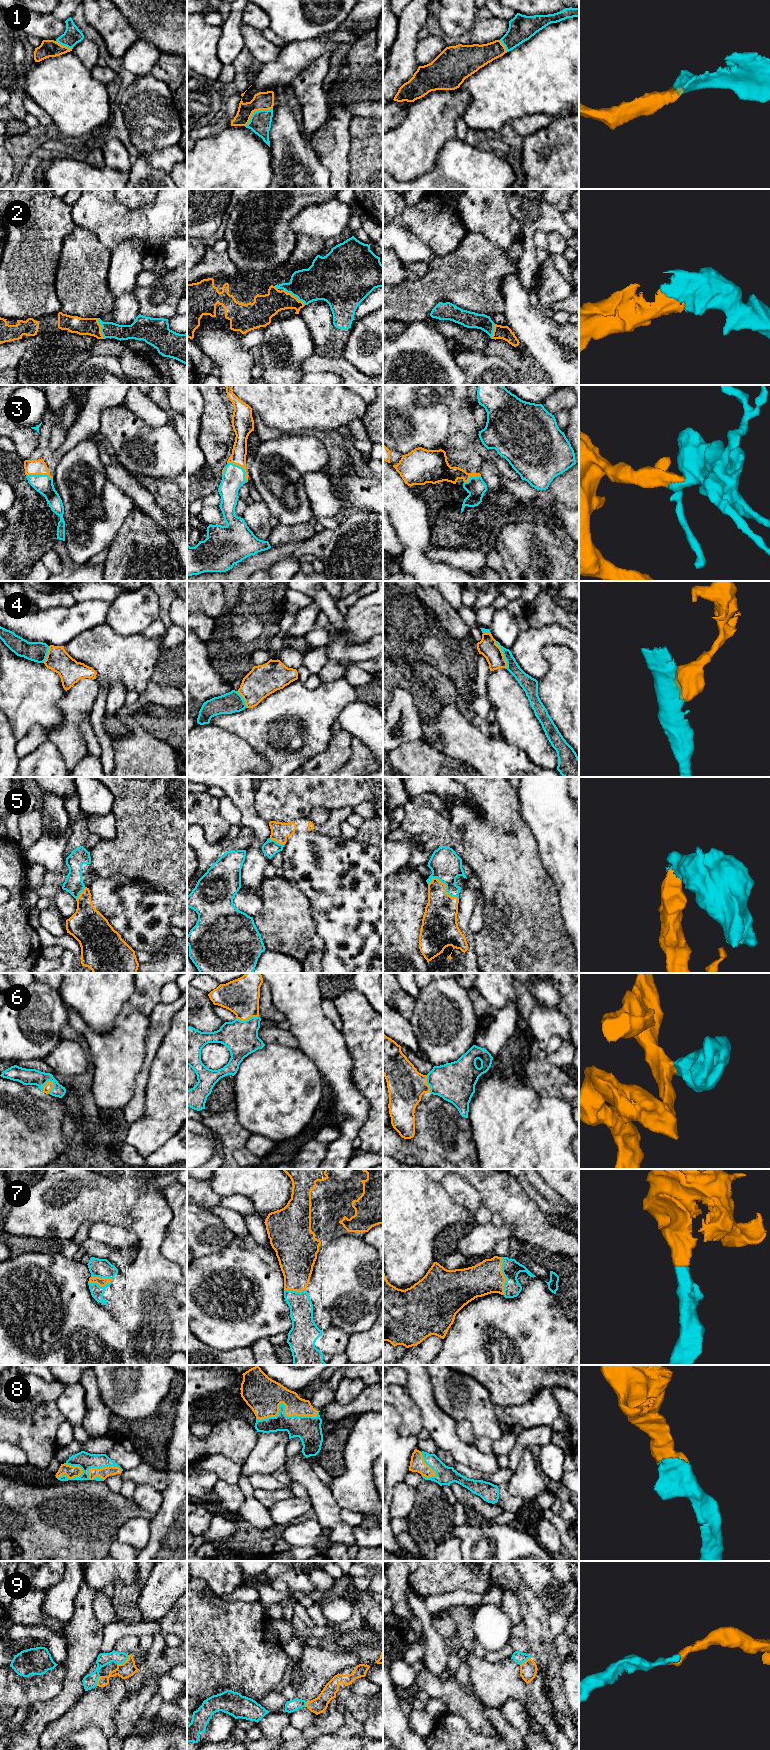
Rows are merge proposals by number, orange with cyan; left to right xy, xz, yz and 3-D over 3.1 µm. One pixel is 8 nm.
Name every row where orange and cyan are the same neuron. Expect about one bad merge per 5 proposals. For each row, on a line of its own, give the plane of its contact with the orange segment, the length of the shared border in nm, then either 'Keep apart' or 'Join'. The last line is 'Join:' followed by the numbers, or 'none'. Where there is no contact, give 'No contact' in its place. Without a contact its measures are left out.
1: Touches orange in xz. Shared border 260 nm. Join
2: Touches orange in xz. Shared border 220 nm. Join
3: Touches orange in xz. Shared border 220 nm. Join
4: Touches orange in yz. Shared border 240 nm. Keep apart
5: Touches orange in yz. Shared border 280 nm. Join
6: Touches orange in xy. Shared border 120 nm. Join
7: Touches orange in yz. Shared border 300 nm. Join
8: Touches orange in xz. Shared border 500 nm. Join
9: Touches orange in xy. Shared border 120 nm. Join
Join: 1, 2, 3, 5, 6, 7, 8, 9

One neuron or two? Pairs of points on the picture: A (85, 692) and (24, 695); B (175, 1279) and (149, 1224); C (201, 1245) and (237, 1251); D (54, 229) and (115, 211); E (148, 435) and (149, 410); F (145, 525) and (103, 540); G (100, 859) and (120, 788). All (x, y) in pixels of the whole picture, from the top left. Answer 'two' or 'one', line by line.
A: two
B: one
C: two
D: two
E: two
F: two
G: one

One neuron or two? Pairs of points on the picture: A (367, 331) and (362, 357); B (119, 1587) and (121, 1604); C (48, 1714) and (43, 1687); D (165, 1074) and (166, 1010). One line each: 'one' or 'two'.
A: one
B: one
C: two
D: two

